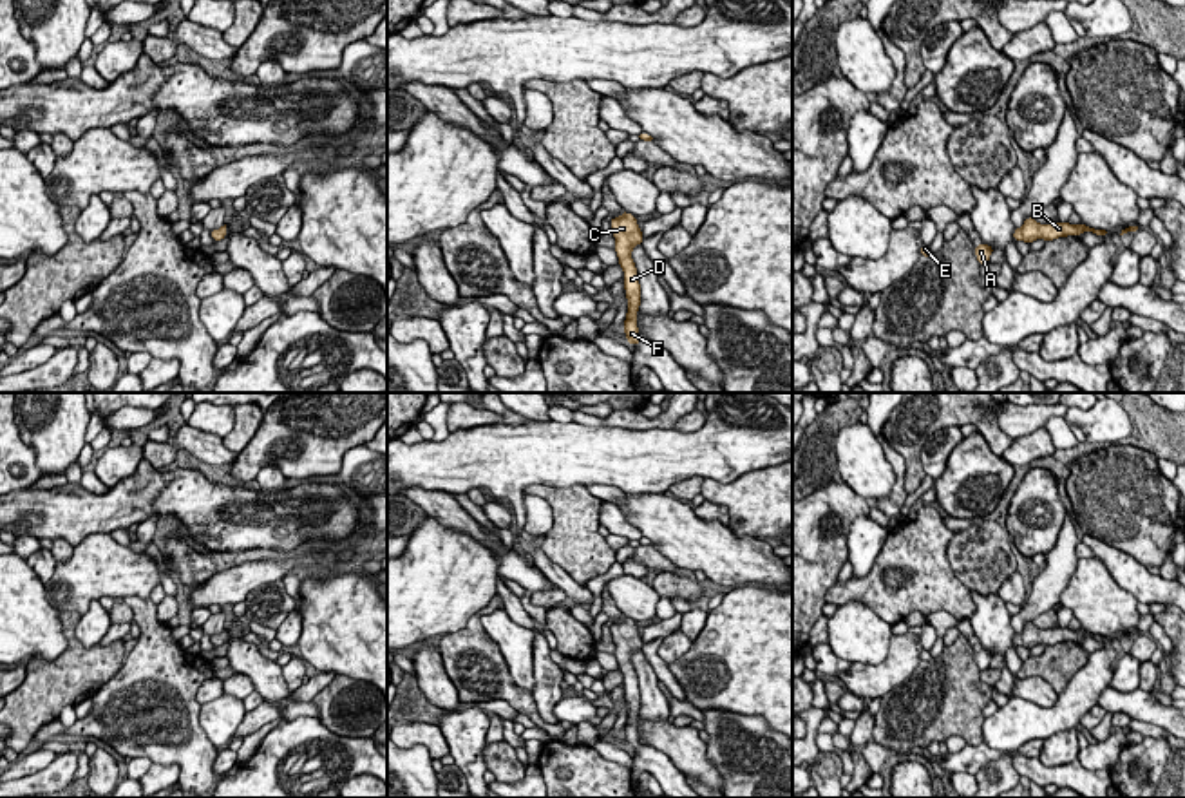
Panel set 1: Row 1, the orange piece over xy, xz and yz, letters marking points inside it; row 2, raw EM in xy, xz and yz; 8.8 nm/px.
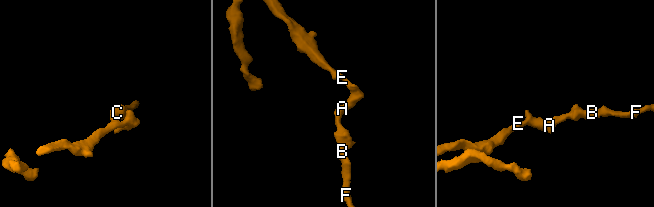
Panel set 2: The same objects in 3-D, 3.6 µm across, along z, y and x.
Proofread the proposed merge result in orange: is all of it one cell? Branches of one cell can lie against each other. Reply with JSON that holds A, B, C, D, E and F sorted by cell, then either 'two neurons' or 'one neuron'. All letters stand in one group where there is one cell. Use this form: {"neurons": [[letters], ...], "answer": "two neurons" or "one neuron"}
{"neurons": [["A", "B", "C", "D", "E", "F"]], "answer": "one neuron"}

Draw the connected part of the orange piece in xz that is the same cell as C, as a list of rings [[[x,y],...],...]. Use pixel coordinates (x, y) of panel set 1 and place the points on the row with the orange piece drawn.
[[[622,210],[621,217],[613,217],[610,221],[613,237],[615,237],[615,253],[619,257],[619,266],[624,271],[624,290],[628,299],[628,313],[624,320],[624,335],[628,344],[637,346],[642,338],[637,328],[637,311],[640,306],[640,284],[639,284],[639,271],[631,259],[631,250],[637,244],[642,244],[644,235],[637,224],[637,217]]]

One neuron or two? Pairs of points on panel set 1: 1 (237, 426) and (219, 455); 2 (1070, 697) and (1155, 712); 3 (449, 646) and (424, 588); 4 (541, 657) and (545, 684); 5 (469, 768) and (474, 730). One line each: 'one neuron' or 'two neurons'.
1: two neurons
2: two neurons
3: two neurons
4: one neuron
5: one neuron

